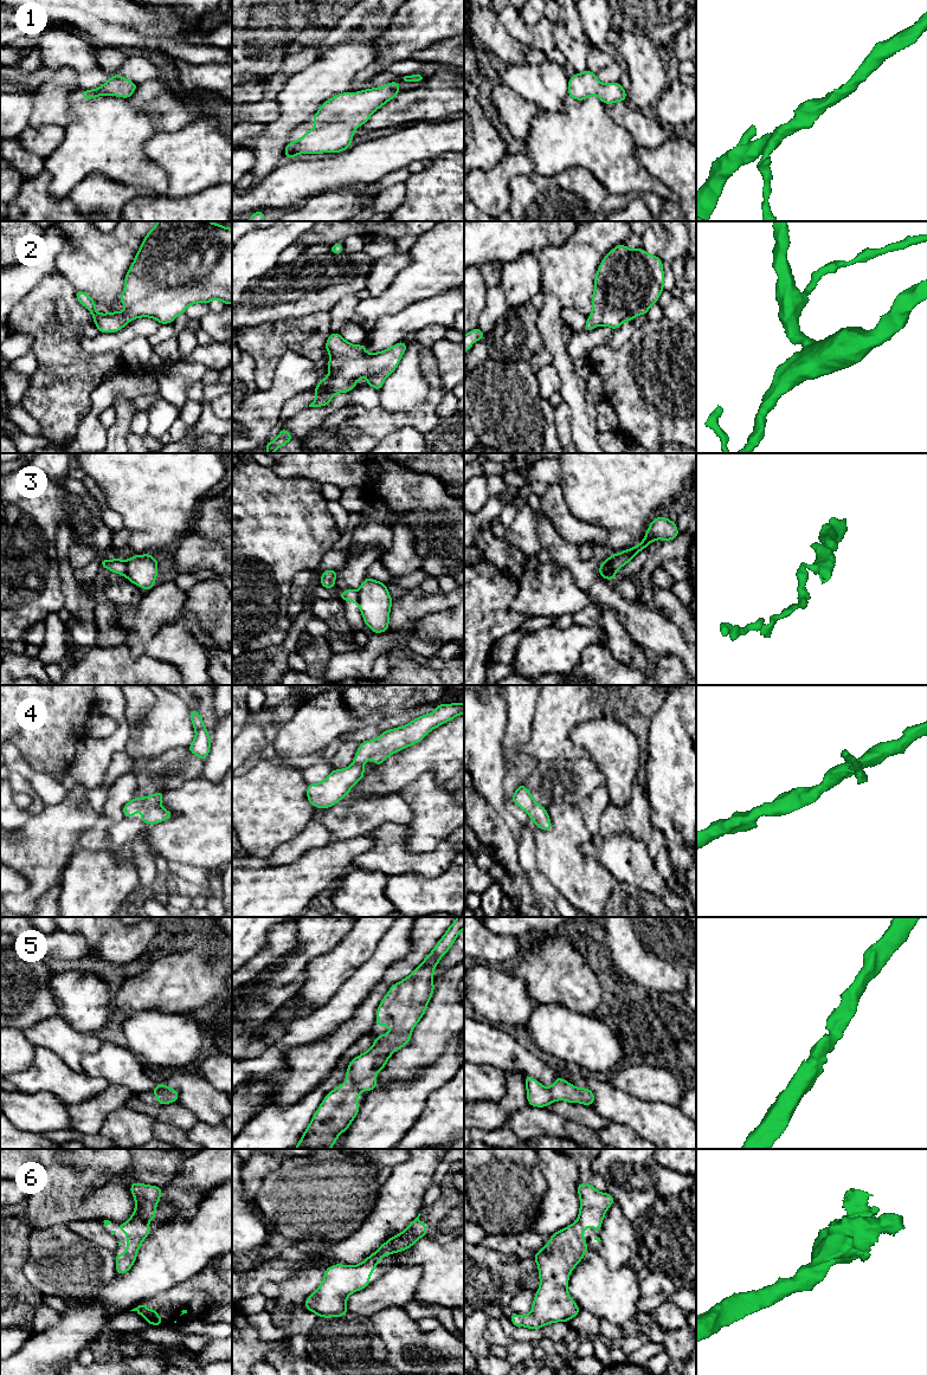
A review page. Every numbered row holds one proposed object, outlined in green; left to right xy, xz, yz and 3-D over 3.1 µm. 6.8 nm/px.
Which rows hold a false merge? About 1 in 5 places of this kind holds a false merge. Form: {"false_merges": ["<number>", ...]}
{"false_merges": ["3"]}

